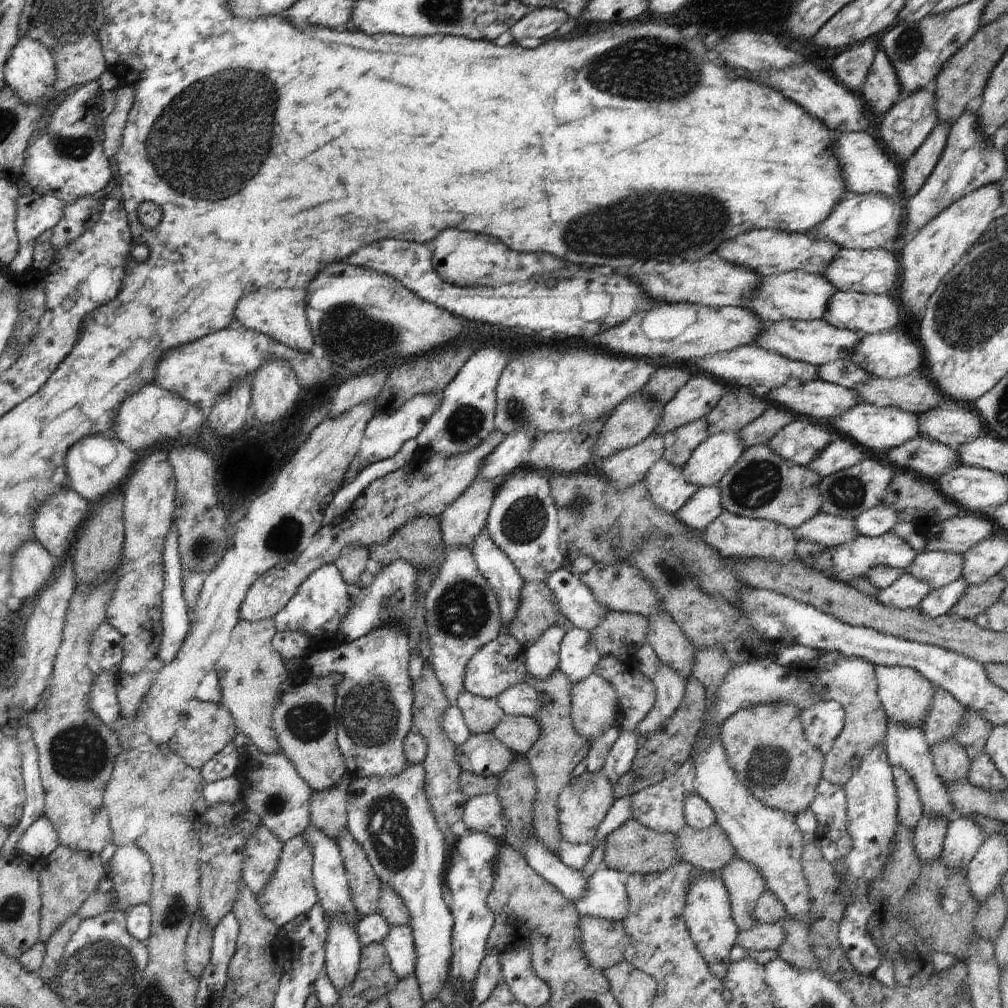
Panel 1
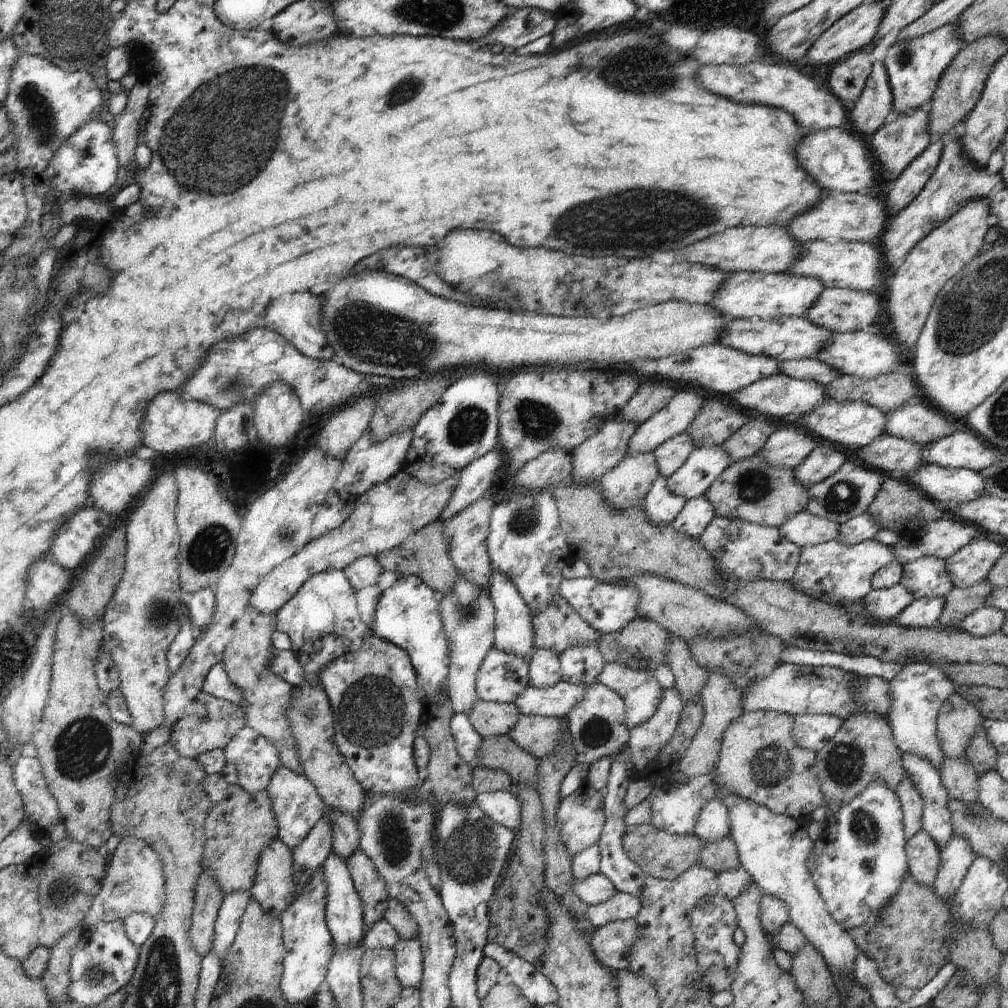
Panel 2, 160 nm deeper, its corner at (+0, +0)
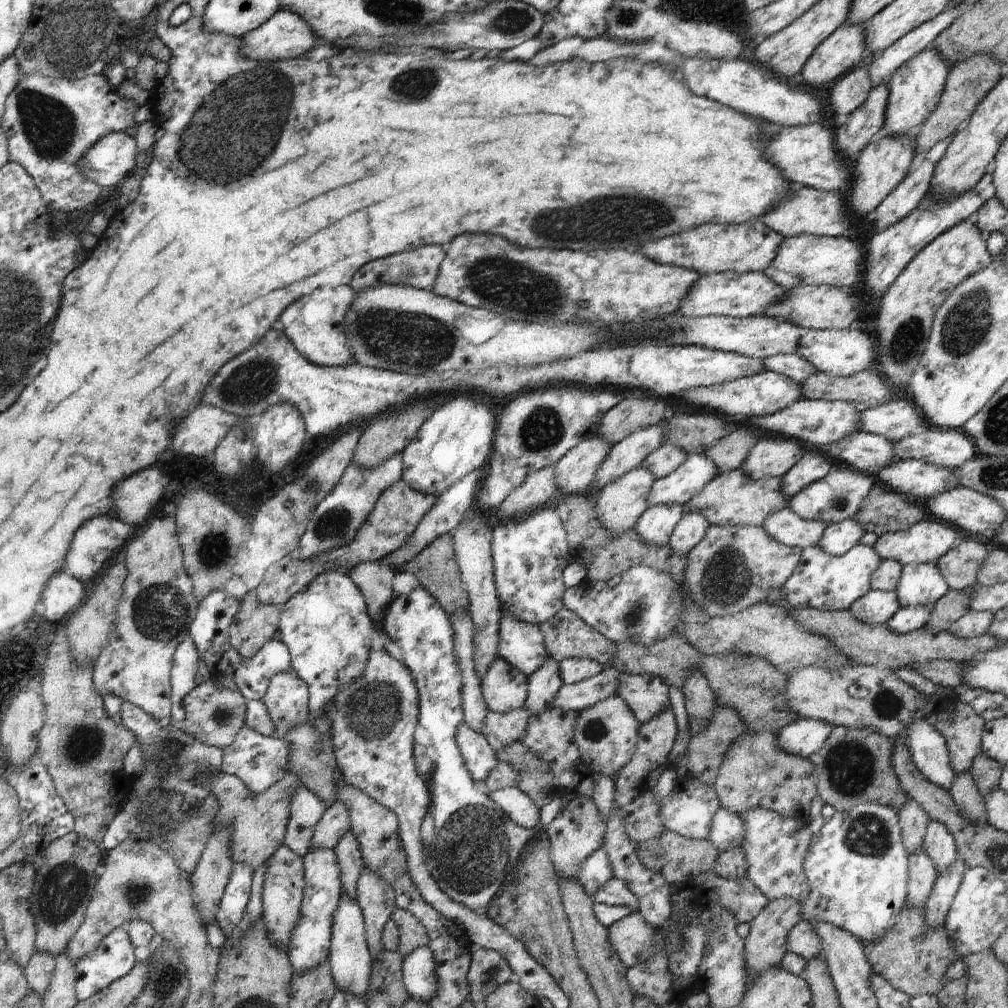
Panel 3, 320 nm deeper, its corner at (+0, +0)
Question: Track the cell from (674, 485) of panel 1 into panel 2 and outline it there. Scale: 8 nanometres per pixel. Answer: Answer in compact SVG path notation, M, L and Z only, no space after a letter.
M658 475L642 502L648 522L653 525L670 525L680 514L687 499L678 496L667 487L667 478Z

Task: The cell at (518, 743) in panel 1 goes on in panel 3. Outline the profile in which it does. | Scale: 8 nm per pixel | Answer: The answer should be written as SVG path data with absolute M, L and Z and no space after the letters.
M558 707L550 708L546 712L531 715L526 727L526 732L521 741L542 760L548 762L551 766L561 788L566 790L578 790L582 780L593 780L594 774L586 768L580 760L580 753L576 746L574 727L581 711L559 709Z

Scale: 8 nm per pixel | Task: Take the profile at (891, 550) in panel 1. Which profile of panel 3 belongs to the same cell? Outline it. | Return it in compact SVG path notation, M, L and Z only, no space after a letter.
M855 544L841 555L831 555L821 547L806 547L792 576L781 588L783 596L794 609L812 607L821 611L848 611L849 606L870 592L870 576L882 559L874 547Z

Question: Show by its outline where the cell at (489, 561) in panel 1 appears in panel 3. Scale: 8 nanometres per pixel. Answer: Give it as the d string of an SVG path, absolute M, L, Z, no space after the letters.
M503 609L497 653L527 677L550 658L539 625L519 621Z

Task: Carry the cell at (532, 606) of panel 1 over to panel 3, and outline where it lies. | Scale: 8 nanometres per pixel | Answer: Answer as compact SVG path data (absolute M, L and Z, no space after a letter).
M562 607L552 620L539 625L540 632L550 658L561 661L564 659L578 657L579 659L594 659L602 666L610 664L615 657L616 643L608 640L594 628L589 627L575 612Z

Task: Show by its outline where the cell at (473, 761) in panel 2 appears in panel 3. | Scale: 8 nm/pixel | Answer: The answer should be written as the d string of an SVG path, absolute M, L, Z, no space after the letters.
M463 722L457 730L456 744L473 780L486 780L499 761L486 737Z

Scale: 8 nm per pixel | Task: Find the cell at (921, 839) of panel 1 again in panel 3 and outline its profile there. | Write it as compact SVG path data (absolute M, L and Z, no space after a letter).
M923 848L915 850L909 856L909 877L905 904L908 907L923 907L934 888L937 876L933 862Z

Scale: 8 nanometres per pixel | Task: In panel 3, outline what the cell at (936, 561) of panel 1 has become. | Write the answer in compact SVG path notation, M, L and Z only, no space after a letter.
M933 563L903 565L894 592L901 607L932 605L950 590Z

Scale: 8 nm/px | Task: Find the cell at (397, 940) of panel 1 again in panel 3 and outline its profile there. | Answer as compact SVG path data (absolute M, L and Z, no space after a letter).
M418 947L406 955L402 963L403 983L408 994L418 1001L429 1003L439 987L435 958L430 947Z

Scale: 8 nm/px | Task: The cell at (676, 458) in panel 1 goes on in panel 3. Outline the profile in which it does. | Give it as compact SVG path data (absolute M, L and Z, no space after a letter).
M664 443L654 449L639 466L649 470L656 479L661 479L674 472L686 460L687 455L681 448Z

